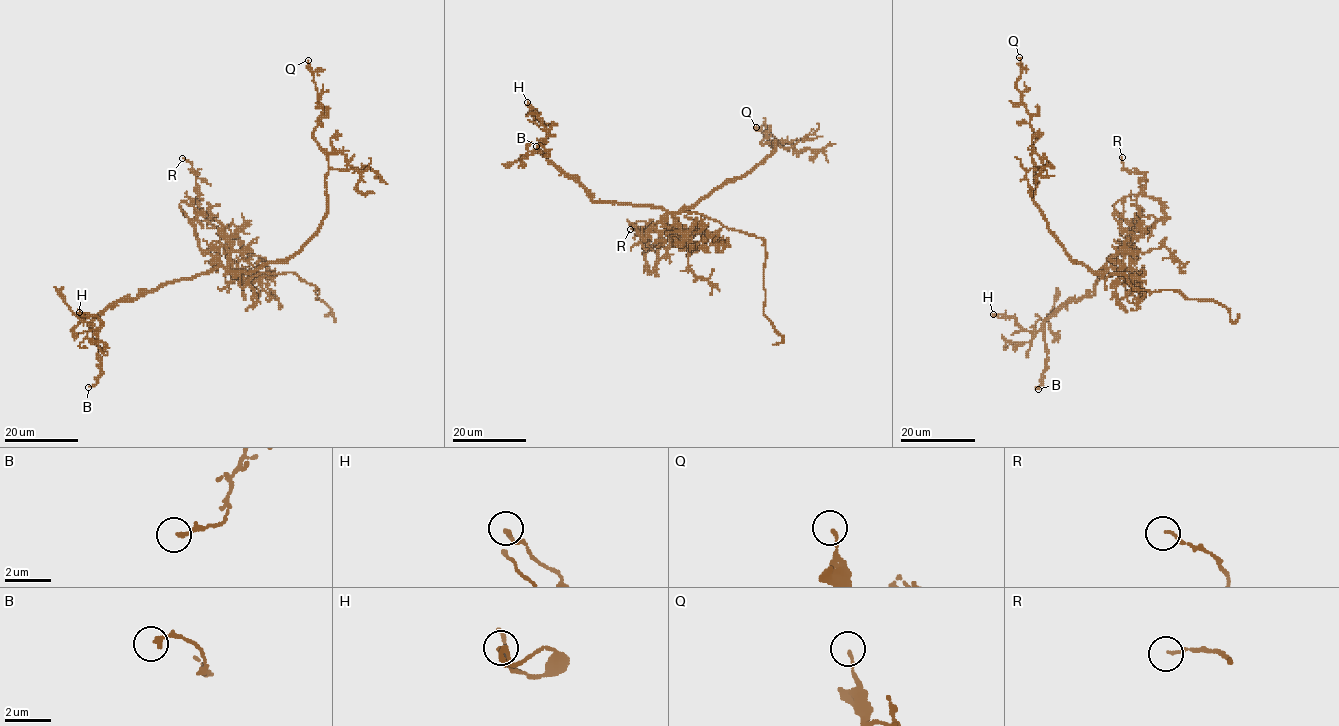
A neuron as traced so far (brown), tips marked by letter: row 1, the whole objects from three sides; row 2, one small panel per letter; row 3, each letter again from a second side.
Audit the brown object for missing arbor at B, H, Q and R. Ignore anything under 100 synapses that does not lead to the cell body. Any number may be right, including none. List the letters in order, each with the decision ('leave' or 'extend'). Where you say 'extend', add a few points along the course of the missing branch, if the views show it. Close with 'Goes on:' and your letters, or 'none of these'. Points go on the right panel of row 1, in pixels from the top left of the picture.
B: leave
H: leave
Q: leave
R: leave
Goes on: none of these

